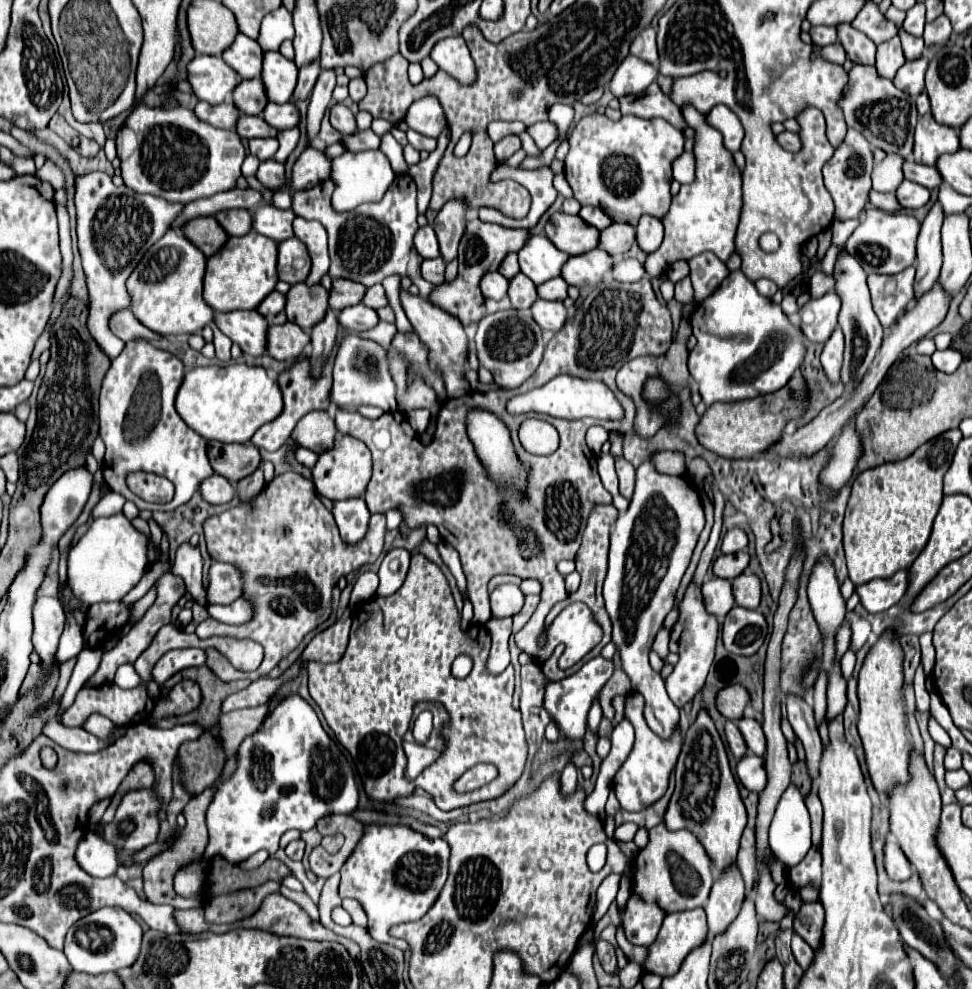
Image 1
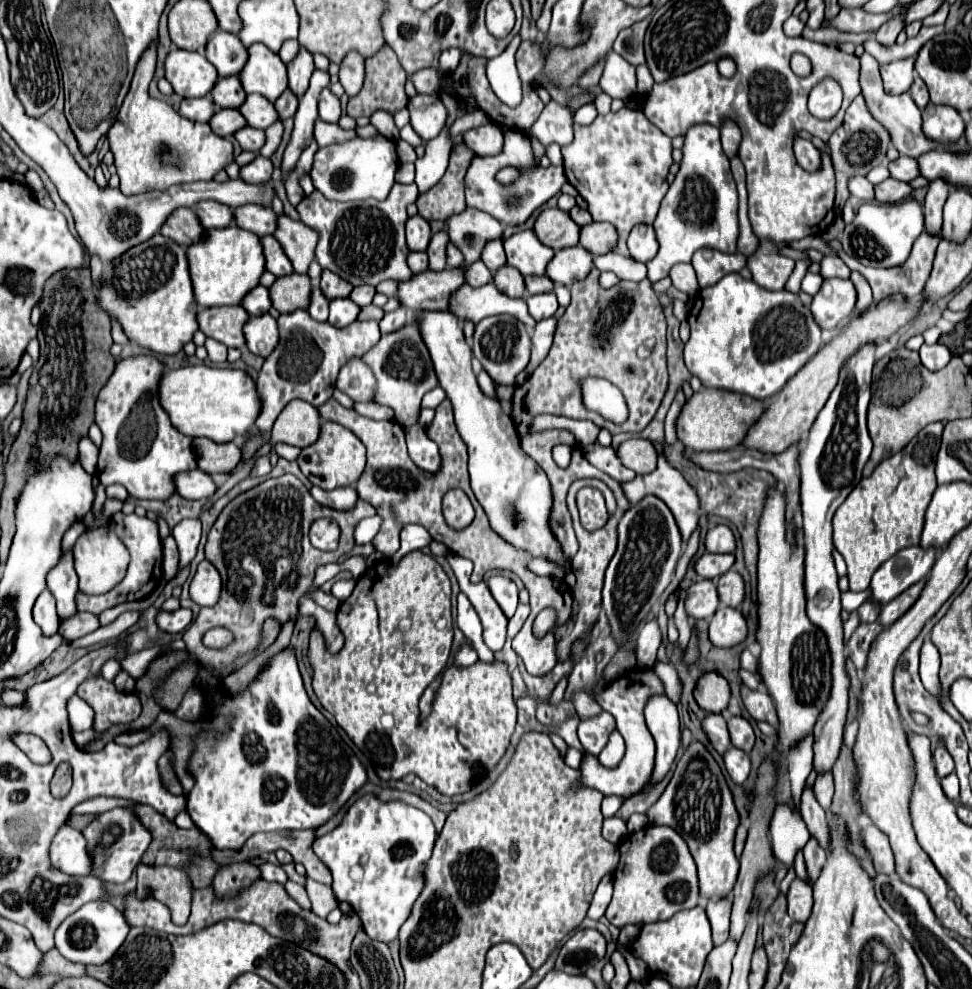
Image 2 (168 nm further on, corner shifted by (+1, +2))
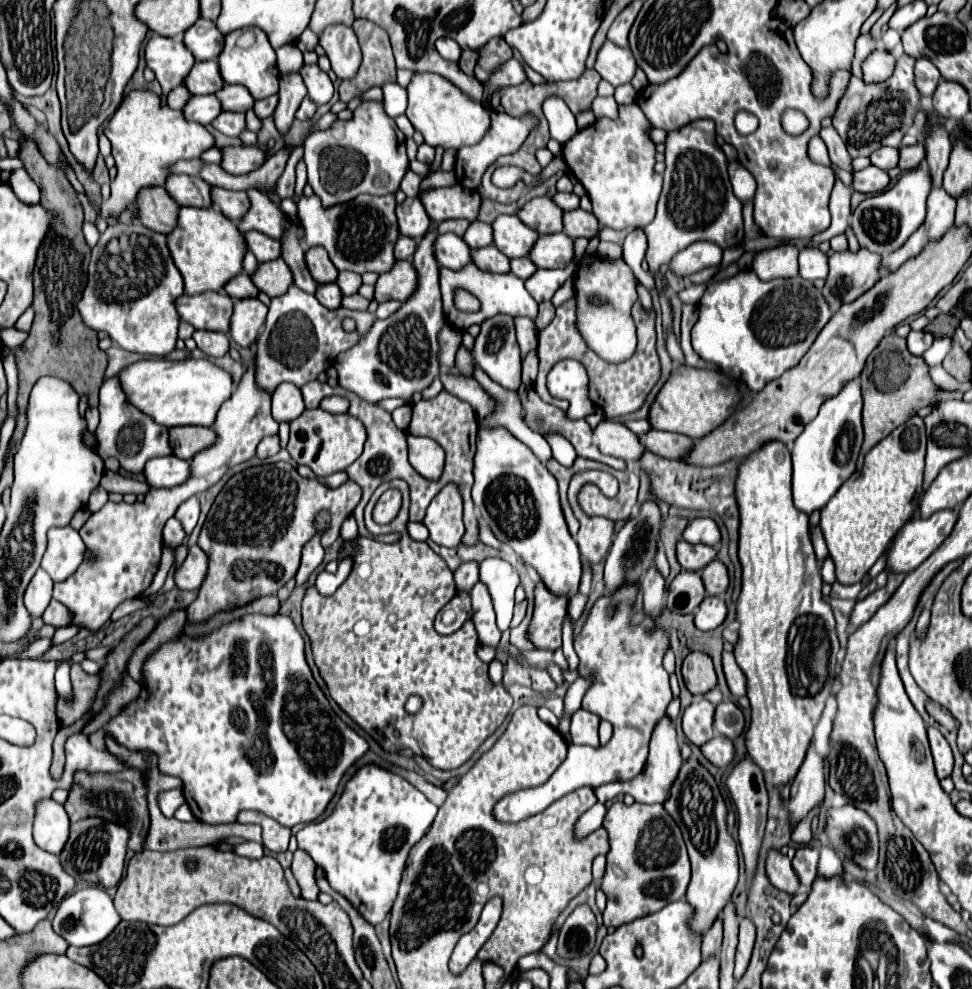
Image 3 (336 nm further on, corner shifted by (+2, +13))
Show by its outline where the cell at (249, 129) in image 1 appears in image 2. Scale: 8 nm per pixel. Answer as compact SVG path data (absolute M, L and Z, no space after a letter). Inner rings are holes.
M217 109L217 115L209 119L209 127L213 129L213 133L221 137L231 137L241 125L247 125L247 123L237 109Z

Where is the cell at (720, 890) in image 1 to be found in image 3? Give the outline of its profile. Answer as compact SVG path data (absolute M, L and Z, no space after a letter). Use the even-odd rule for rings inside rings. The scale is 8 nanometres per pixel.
M716 918L712 928L704 934L704 940L702 940L702 958L718 954L720 944L722 944L722 920Z

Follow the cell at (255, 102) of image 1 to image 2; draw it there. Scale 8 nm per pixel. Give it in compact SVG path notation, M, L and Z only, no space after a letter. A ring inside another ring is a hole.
M221 77L211 89L211 101L217 107L239 107L245 101L245 91L241 91L241 81L237 77Z

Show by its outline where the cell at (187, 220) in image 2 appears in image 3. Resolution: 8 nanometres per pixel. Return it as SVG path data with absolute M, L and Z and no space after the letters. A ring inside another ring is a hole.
M160 186L144 188L138 194L136 204L138 204L138 220L144 226L162 234L168 234L176 228L180 204L172 200L172 196L164 188Z

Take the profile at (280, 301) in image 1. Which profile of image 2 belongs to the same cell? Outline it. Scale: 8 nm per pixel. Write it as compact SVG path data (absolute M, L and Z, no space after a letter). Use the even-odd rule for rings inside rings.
M257 285L253 287L241 301L243 309L249 313L249 315L263 315L265 311L269 311L271 307L271 301L269 301L269 289L263 287L263 285Z

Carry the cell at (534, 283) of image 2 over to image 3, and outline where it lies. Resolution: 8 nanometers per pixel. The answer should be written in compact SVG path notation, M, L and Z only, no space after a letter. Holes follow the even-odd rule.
M516 258L516 260L510 260L510 266L512 266L512 274L516 274L518 278L522 280L528 280L538 268L536 264L532 264L530 258Z

